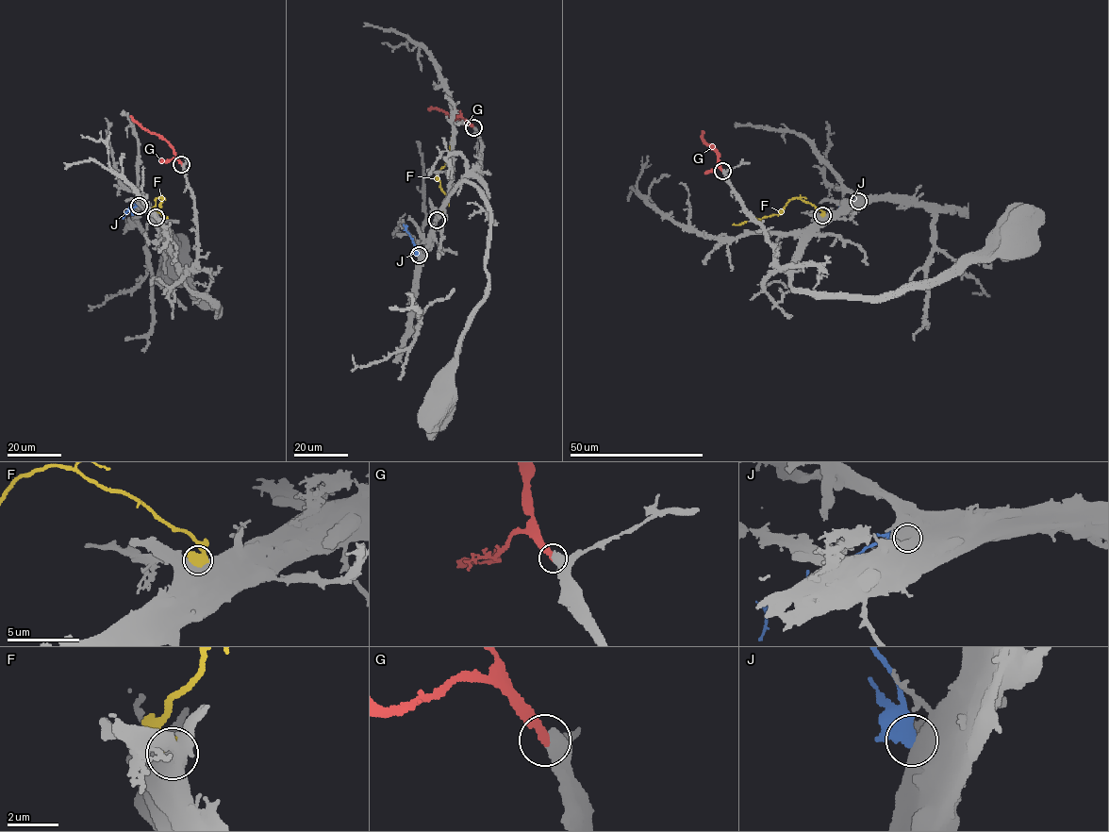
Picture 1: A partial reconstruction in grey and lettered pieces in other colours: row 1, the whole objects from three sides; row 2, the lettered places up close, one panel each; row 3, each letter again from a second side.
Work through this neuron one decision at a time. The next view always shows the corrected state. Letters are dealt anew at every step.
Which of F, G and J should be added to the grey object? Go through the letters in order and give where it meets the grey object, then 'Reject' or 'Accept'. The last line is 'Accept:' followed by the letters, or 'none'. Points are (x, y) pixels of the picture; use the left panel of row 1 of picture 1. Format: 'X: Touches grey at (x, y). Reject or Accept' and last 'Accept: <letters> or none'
F: Touches grey at (156, 217). Reject
G: Touches grey at (181, 164). Accept
J: Touches grey at (139, 206). Reject
Accept: G

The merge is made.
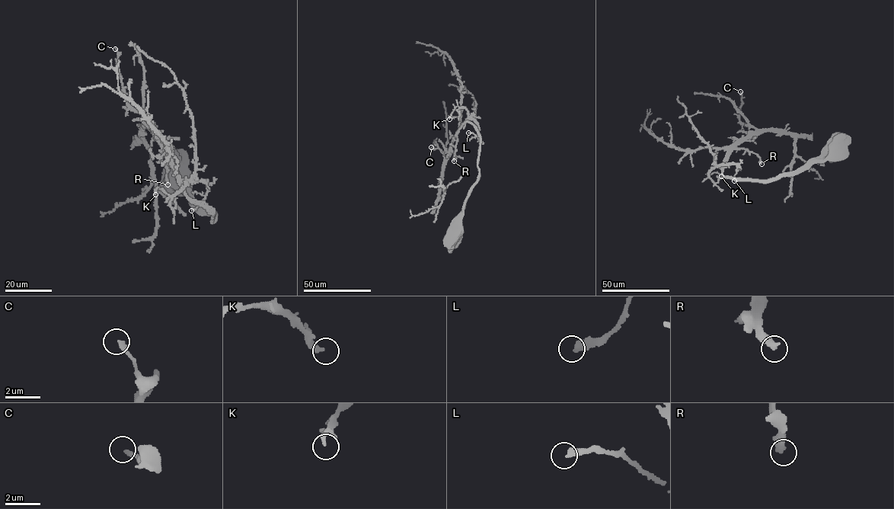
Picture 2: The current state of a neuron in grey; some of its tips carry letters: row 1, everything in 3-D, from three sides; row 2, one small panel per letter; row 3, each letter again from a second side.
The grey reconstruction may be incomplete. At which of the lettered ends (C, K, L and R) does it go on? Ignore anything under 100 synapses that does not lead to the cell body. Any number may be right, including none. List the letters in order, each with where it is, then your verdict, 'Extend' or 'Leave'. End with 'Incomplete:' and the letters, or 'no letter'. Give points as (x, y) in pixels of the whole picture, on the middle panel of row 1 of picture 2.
C: Place: (431, 147). Leave
K: Place: (449, 119). Leave
L: Place: (468, 132). Leave
R: Place: (454, 161). Leave
Incomplete: no letter

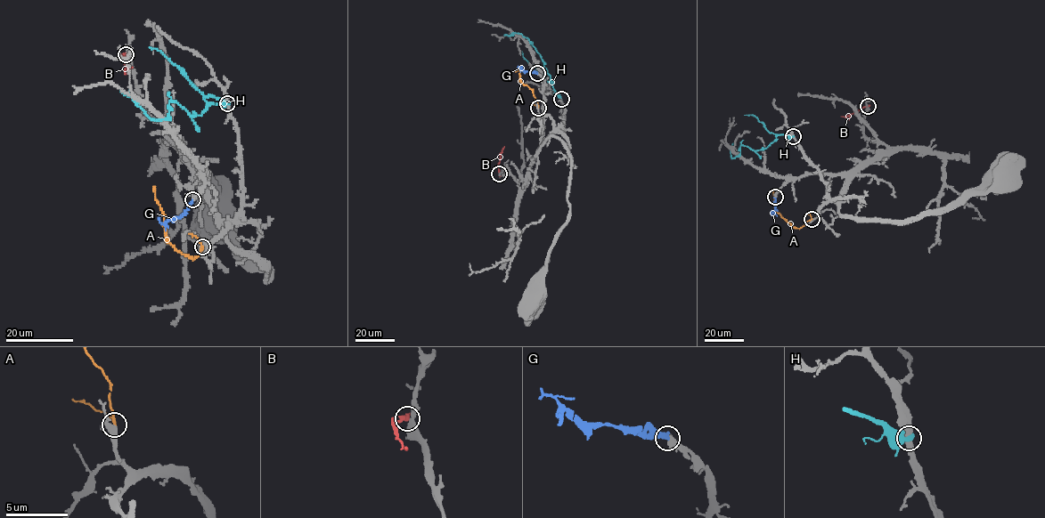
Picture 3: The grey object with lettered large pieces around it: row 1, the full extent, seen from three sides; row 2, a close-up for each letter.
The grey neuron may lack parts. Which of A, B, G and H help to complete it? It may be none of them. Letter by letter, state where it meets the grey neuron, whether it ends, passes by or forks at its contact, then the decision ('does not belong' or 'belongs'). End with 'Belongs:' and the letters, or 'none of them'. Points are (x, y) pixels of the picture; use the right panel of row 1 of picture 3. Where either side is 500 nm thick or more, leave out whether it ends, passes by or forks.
A: (812, 219) | it passes by | does not belong
B: (868, 106) | it passes by | does not belong
G: (775, 197) | it ends | belongs
H: (793, 136) | it ends | does not belong
Belongs: G

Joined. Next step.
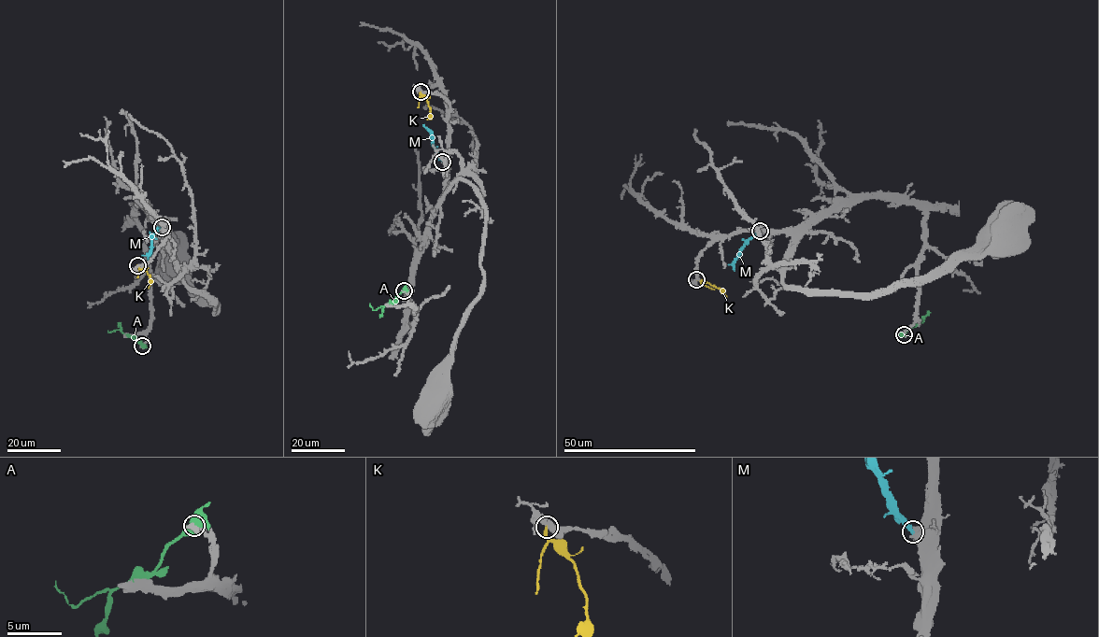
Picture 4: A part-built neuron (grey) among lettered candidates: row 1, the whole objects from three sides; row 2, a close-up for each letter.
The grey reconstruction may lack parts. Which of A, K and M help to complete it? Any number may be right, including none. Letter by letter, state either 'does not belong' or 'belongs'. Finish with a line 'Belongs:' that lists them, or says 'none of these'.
A: does not belong
K: does not belong
M: belongs
Belongs: M

